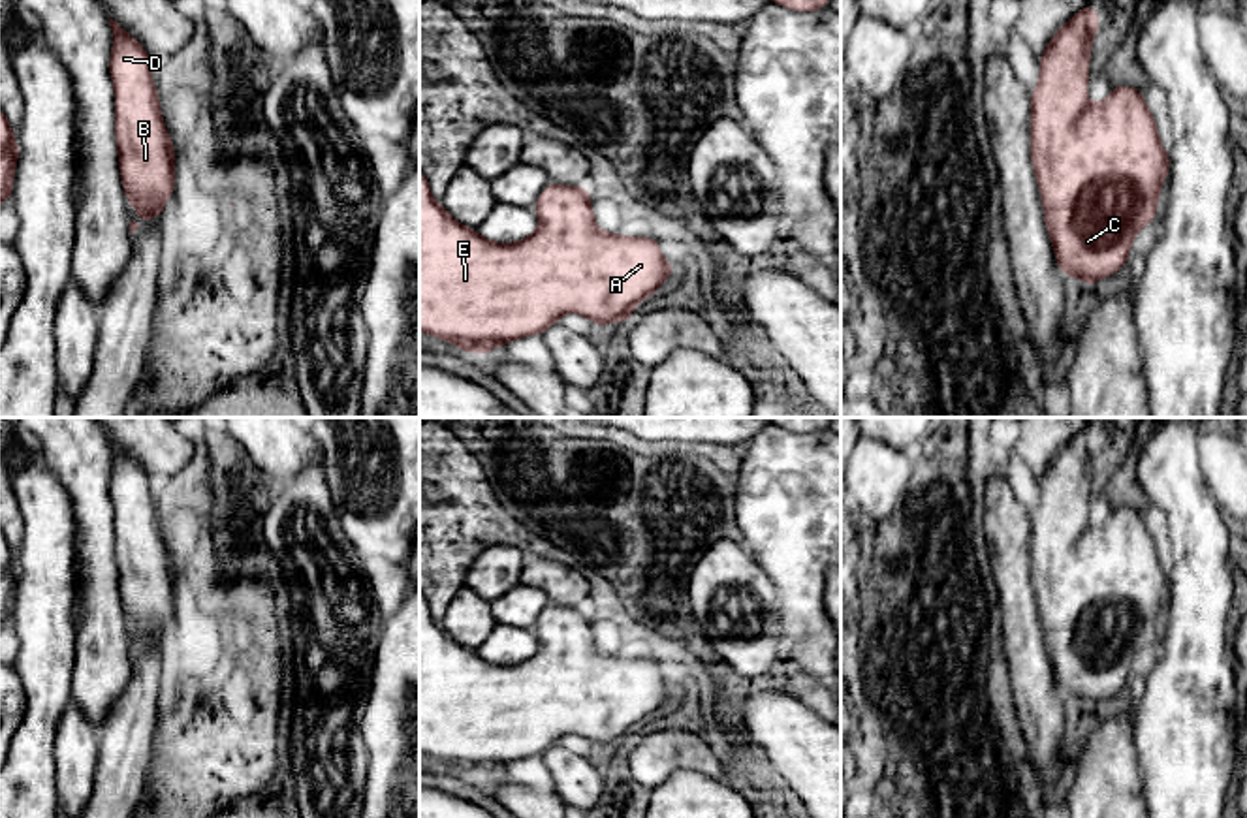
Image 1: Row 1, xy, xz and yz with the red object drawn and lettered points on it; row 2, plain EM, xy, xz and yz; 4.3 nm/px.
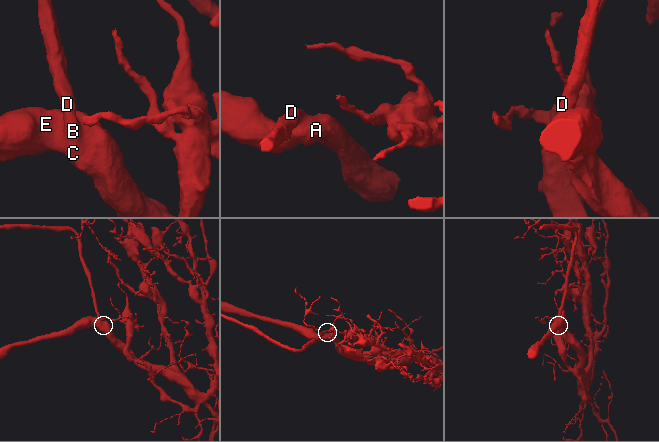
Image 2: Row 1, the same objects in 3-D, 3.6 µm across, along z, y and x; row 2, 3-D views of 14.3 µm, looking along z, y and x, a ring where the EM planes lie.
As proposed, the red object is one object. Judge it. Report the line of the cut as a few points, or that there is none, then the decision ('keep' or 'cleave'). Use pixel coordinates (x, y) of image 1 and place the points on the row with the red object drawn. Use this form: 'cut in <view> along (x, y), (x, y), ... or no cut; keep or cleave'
no cut; keep

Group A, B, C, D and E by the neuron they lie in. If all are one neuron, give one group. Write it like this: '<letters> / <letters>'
A B C D E

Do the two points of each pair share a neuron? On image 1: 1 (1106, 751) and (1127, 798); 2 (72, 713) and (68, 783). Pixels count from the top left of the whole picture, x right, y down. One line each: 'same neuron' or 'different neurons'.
1: same neuron
2: same neuron

